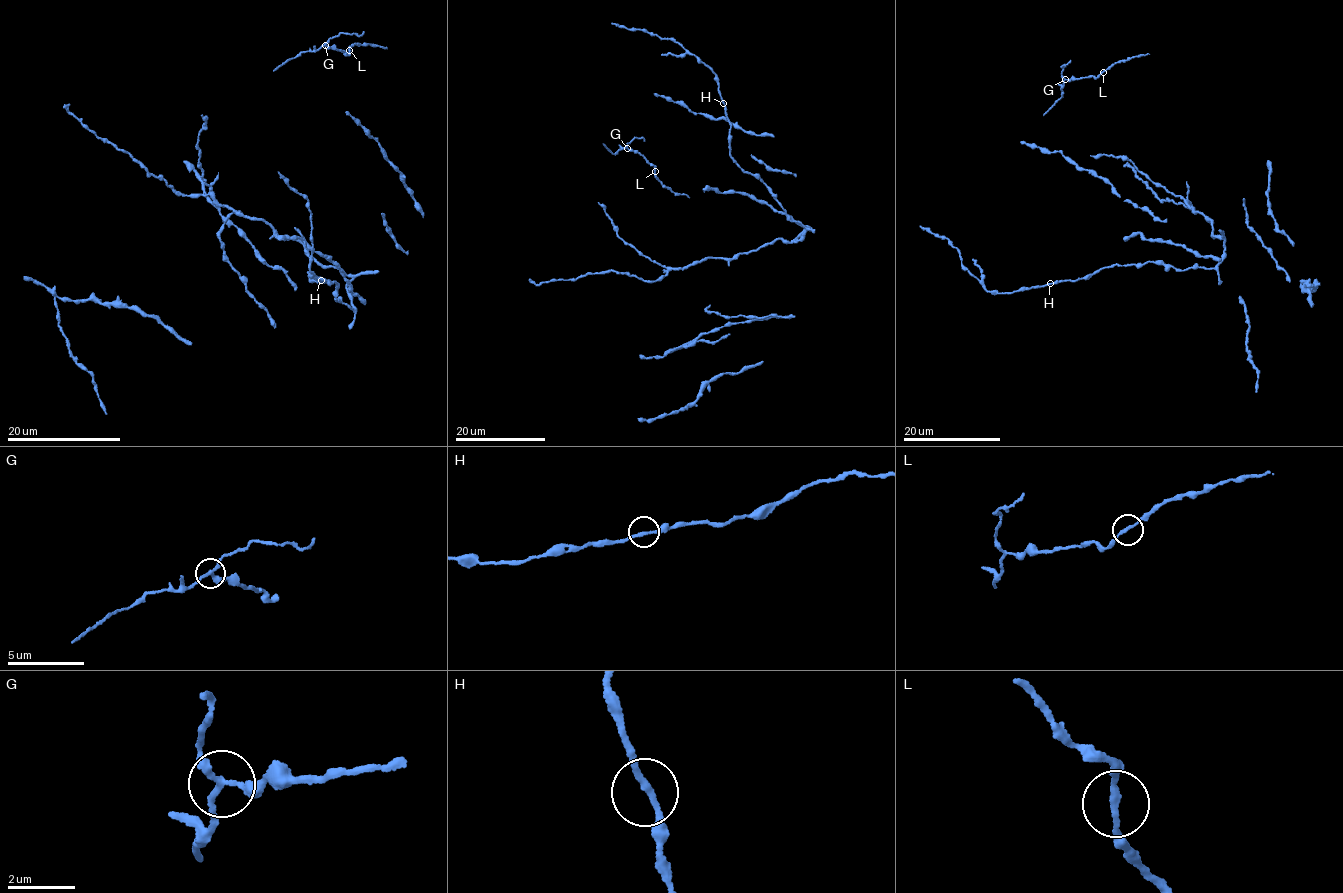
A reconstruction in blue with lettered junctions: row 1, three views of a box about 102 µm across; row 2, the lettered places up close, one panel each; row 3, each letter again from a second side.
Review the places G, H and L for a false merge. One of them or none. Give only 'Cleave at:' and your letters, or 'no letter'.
Cleave at: G

